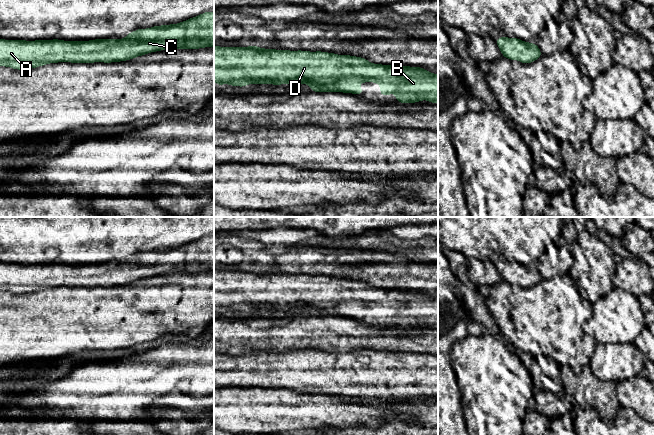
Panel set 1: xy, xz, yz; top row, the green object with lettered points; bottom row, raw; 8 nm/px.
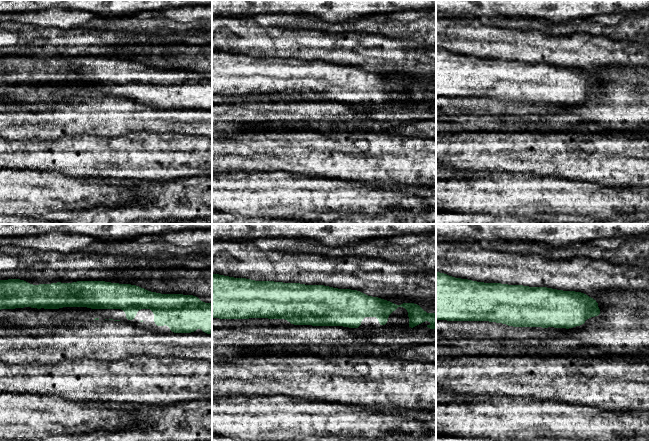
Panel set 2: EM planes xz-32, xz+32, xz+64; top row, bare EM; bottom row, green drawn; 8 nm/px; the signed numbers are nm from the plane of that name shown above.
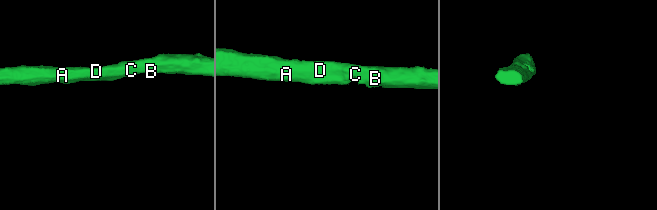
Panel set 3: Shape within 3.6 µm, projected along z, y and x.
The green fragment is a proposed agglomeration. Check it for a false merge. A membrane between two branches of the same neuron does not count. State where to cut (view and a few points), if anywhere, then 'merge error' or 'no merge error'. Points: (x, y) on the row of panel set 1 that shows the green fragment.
no cut | no merge error

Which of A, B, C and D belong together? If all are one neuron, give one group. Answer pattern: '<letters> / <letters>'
A B C D

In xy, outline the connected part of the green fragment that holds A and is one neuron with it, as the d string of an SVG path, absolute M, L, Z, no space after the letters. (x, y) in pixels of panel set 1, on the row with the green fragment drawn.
M207 11L177 24L138 28L124 39L89 41L0 39L0 66L29 70L50 63L112 63L148 53L214 48L214 12Z

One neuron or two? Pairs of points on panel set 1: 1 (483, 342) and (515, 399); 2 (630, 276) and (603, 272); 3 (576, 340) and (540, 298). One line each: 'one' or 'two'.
1: one
2: two
3: one

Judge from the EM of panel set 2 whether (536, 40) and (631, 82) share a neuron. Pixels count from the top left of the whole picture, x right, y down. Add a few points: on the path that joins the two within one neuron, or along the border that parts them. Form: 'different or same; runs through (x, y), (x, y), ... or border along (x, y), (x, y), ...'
different; border along (625, 63), (612, 63), (600, 70)

